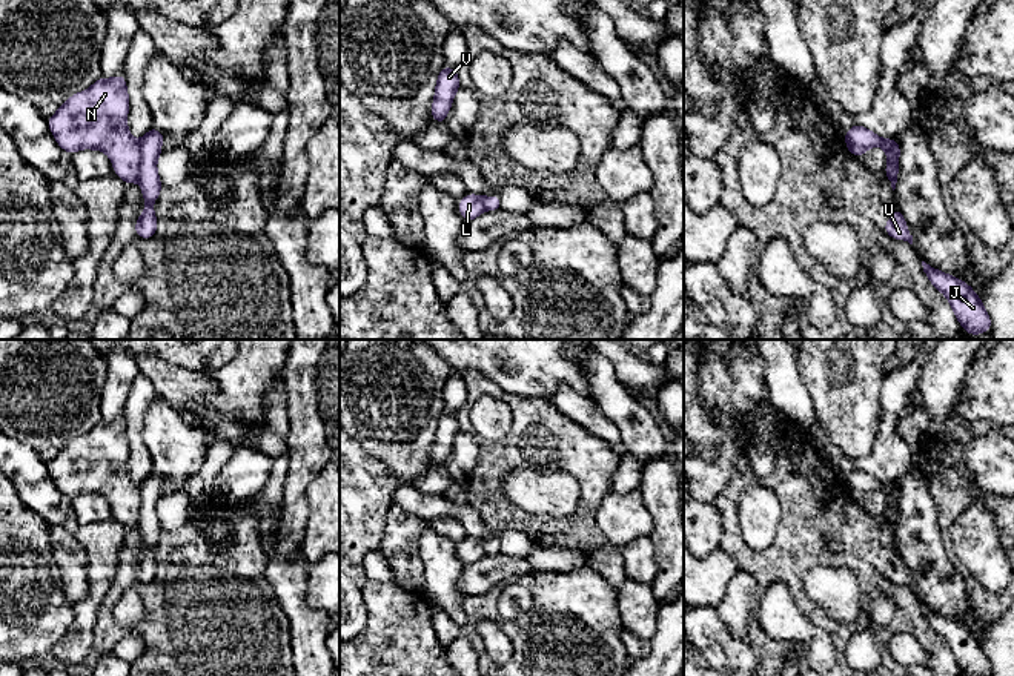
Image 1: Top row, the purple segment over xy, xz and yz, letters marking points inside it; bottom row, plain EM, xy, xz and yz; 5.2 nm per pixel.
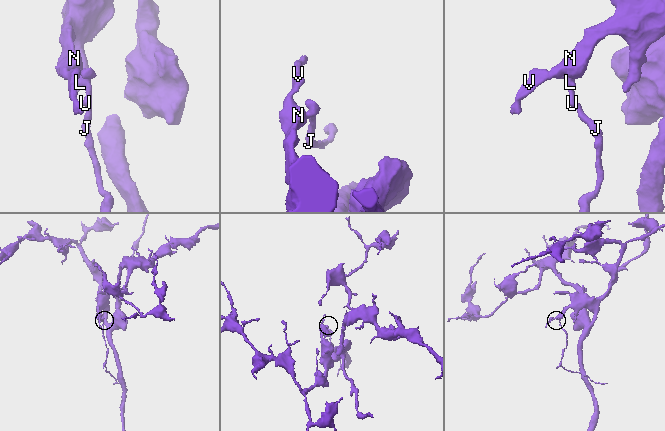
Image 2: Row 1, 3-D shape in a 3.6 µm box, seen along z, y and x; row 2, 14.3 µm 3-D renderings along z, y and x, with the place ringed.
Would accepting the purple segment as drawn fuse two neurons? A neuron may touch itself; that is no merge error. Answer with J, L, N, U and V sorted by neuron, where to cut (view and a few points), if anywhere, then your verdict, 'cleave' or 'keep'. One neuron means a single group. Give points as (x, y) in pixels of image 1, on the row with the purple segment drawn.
groups J U / L N V; cut xy (140, 142), (140, 174), (137, 178); cleave

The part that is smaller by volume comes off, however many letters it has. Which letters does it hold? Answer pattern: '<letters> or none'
J, U

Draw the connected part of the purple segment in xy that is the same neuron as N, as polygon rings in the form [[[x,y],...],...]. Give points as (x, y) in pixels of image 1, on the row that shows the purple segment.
[[[124,75],[100,77],[91,88],[69,97],[48,118],[61,149],[71,155],[80,149],[103,151],[115,174],[132,184],[140,175],[141,151],[126,124],[129,95]]]

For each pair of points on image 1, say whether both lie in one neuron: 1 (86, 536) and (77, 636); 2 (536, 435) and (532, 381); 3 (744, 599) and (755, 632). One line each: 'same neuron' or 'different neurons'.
1: same neuron
2: different neurons
3: different neurons

